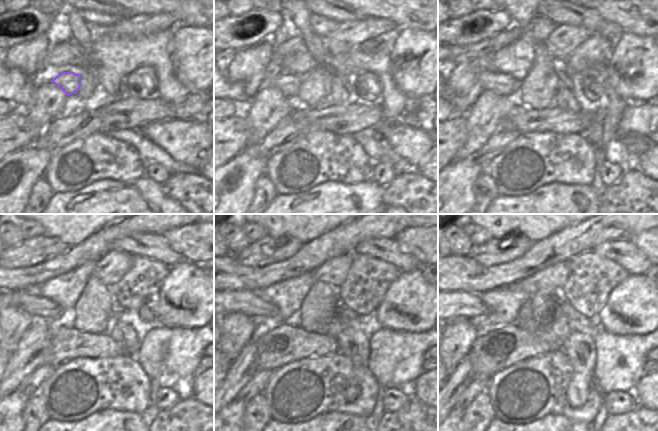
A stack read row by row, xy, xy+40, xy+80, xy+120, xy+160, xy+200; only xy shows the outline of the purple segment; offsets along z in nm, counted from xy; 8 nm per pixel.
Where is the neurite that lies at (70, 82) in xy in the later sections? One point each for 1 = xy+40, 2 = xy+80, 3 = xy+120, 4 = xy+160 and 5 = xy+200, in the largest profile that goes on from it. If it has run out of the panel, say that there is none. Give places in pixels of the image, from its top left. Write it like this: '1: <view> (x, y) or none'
1: xy+40 (289, 84)
2: xy+80 (502, 84)
3: xy+120 (29, 300)
4: xy+160 (248, 303)
5: xy+200 (458, 304)

